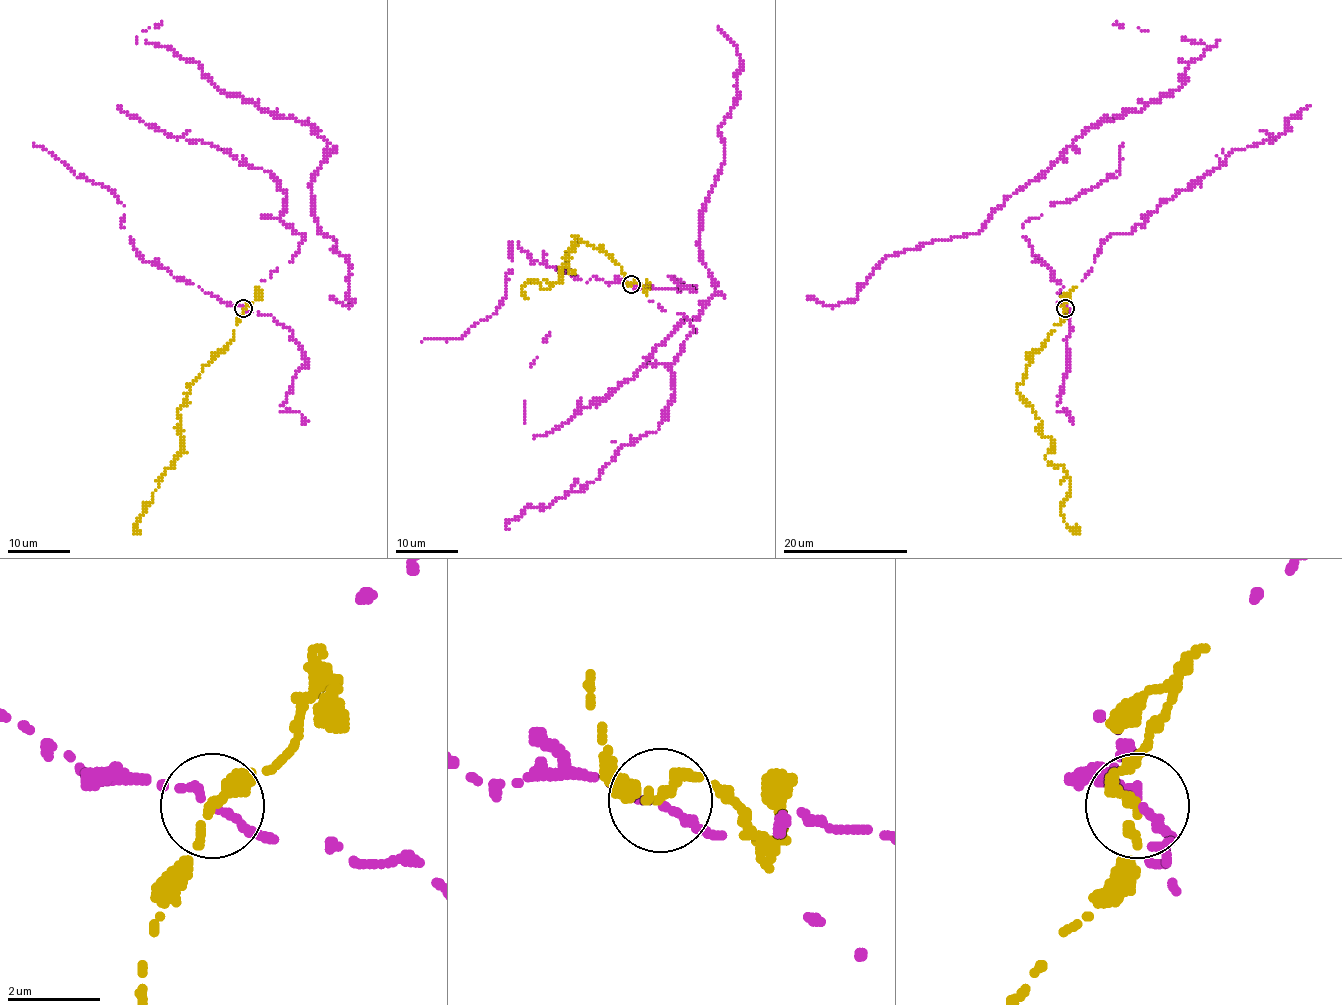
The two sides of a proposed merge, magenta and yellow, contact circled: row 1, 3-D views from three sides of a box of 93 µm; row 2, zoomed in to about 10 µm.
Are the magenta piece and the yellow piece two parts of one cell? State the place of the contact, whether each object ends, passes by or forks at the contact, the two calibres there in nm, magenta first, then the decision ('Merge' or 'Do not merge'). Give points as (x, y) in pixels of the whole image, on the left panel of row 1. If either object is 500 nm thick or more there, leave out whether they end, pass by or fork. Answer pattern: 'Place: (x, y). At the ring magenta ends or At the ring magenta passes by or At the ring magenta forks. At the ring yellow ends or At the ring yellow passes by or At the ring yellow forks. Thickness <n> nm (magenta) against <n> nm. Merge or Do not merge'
Place: (243, 308). At the ring magenta passes by. At the ring yellow ends. Thickness 150 nm (magenta) against 360 nm. Merge

